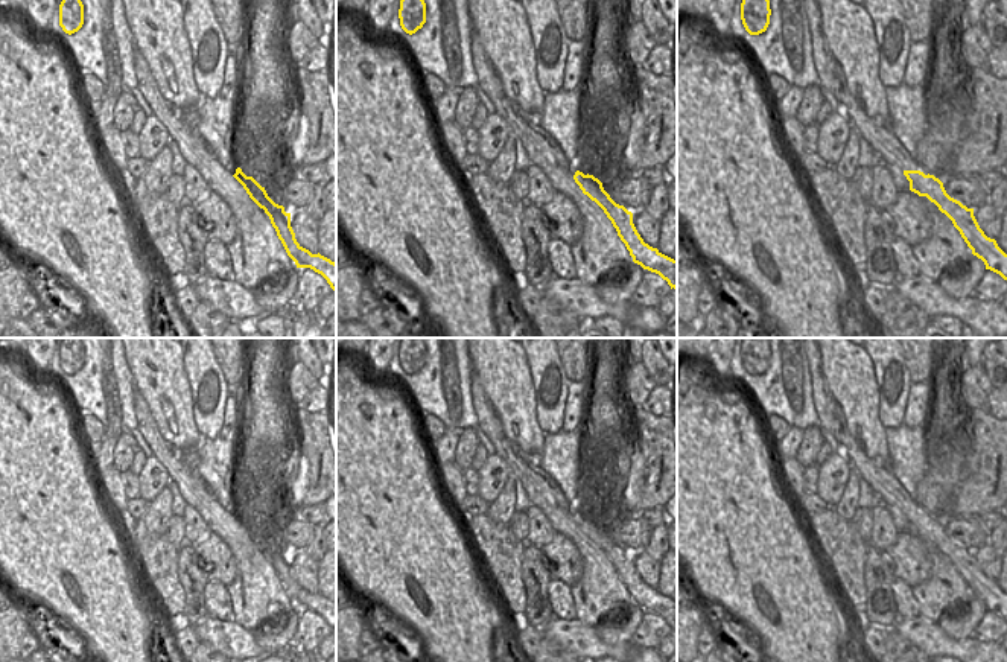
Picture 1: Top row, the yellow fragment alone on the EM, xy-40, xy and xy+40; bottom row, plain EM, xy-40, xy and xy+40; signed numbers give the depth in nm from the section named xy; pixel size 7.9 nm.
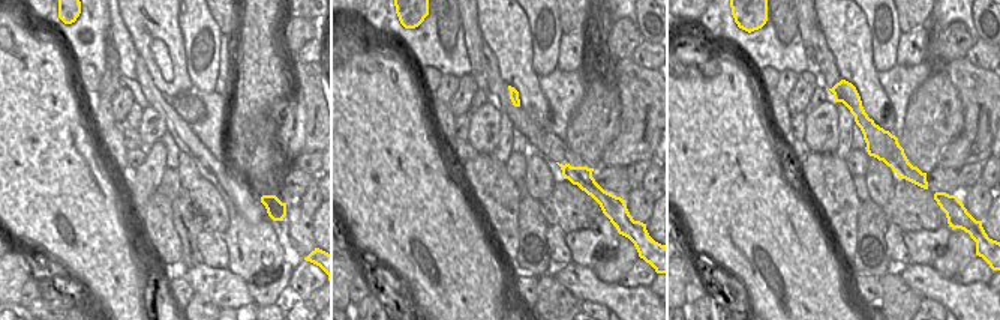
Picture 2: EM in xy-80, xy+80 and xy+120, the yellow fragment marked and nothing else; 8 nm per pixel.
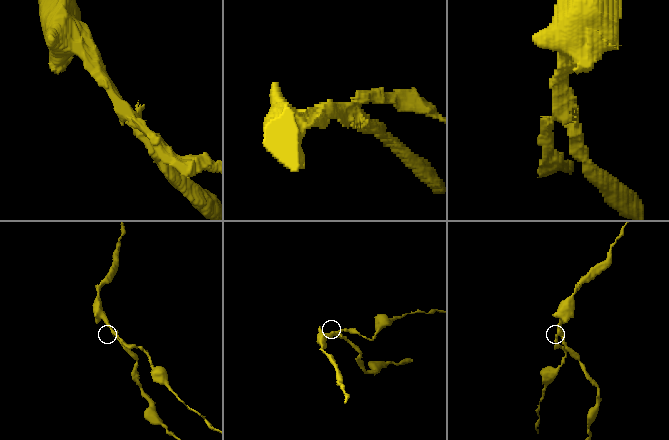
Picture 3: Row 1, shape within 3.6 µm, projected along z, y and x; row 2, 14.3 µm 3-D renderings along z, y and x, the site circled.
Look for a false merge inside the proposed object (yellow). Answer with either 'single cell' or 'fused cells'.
fused cells

